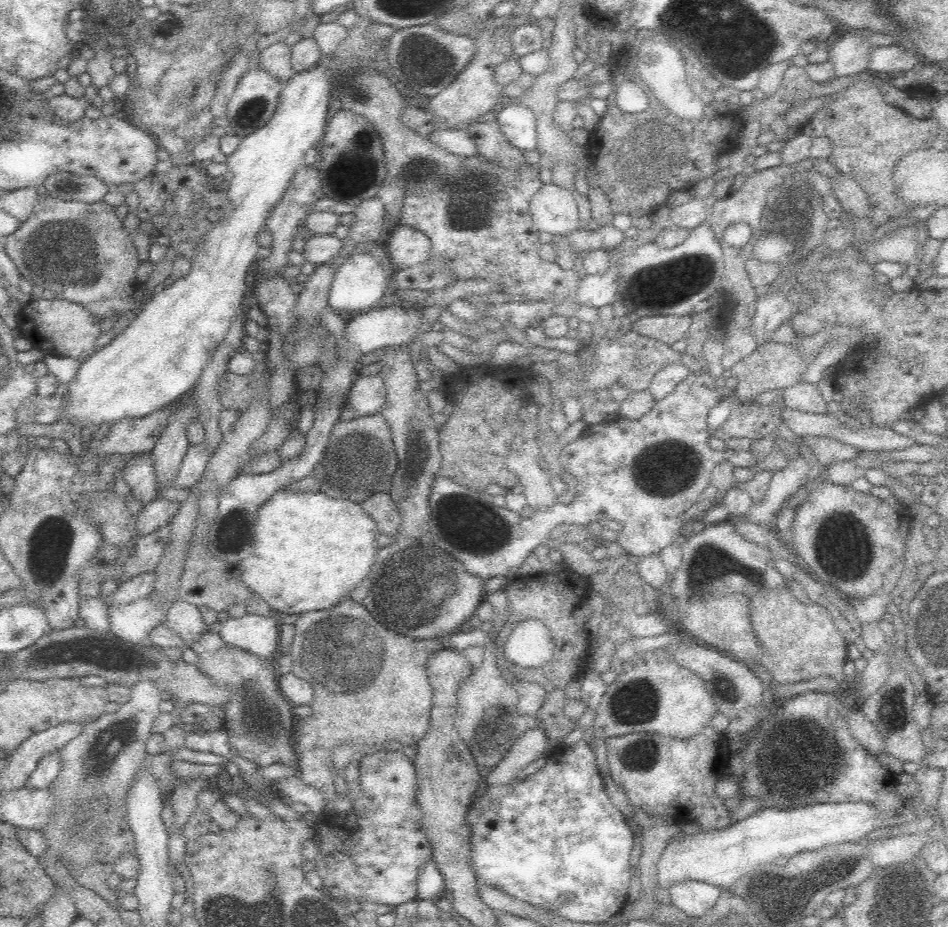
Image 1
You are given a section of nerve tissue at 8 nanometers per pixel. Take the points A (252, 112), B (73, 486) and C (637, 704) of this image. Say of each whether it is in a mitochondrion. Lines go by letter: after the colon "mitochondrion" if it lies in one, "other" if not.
A: mitochondrion
B: other
C: mitochondrion

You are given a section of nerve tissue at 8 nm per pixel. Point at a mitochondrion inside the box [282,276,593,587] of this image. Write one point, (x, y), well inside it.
(348, 474)

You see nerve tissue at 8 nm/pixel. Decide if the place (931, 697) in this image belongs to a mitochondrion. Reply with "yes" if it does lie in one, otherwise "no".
no

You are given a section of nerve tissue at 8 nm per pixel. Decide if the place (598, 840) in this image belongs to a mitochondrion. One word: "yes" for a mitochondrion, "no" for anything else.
no

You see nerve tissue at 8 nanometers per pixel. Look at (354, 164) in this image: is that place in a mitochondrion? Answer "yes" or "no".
yes

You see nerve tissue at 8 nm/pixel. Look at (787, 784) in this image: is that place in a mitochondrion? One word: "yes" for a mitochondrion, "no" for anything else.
yes

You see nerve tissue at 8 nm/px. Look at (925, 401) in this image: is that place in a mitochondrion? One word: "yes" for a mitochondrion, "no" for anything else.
no

